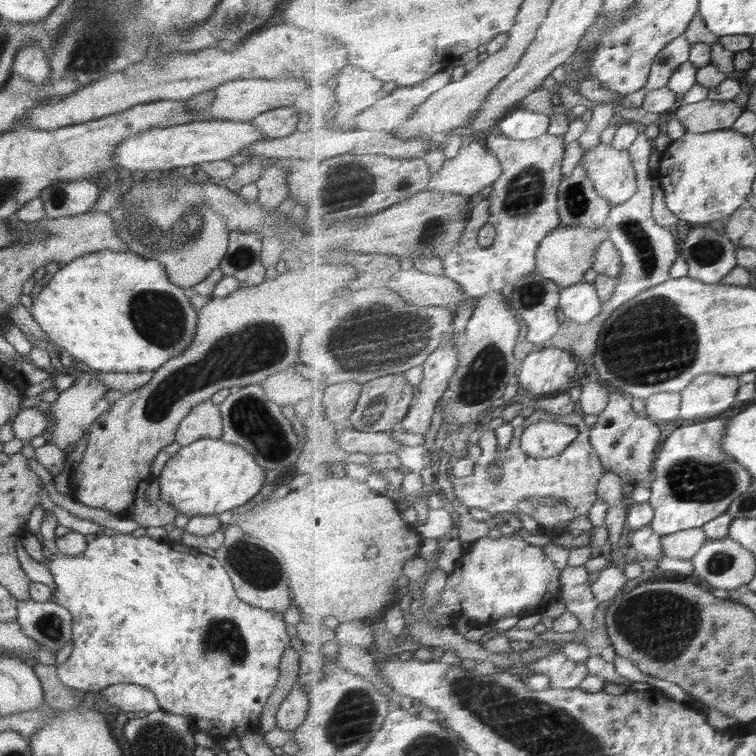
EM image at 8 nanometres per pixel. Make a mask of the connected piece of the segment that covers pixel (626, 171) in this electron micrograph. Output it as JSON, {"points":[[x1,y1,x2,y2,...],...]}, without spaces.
{"points":[[600,143,597,147,586,150,583,165,594,180,597,191,608,198,614,207,628,202,639,192,639,173,629,149,618,150,612,143]]}

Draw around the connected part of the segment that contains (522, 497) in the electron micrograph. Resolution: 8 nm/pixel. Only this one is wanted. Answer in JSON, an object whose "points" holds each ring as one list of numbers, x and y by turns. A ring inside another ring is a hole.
{"points":[[538,409,525,419,524,423,517,426,508,449,498,453,498,434,496,429,485,431,479,440,479,446,483,455,477,460,474,474,466,478,453,478,457,500,464,502,472,508,482,508,493,515,504,515,512,518,521,512,535,518,543,532,557,537,568,531,568,524,573,520,590,514,594,504,598,502,599,484,606,476,607,469,603,465,598,452,591,442,591,430,586,420,578,413,569,415,557,415,546,409],[540,421,560,421,573,424,579,428,579,437,574,443,559,456,550,459,538,459,528,455,522,449,522,437,525,430],[492,467,503,468,504,476,497,481,489,471],[546,480,546,484,544,484],[544,486,546,486,546,498,559,498,556,504,544,503]]}

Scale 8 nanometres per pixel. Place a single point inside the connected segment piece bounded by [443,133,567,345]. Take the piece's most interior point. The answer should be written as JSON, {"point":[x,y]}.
{"point":[524,206]}

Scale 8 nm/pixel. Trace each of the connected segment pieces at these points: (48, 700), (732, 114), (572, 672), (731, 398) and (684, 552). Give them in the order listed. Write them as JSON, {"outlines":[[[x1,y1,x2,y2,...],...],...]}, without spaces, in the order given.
{"outlines":[[[37,662,33,669,43,688,43,700,47,707,55,710,71,710,83,703,84,691,68,688,56,674,55,665]],[[708,99,696,104,682,105,674,117,686,124,688,132,707,133,716,130,733,129,739,118,748,110,729,100,722,102]],[[564,648,553,655,546,656,537,662,528,664,538,674,547,674,551,678,552,688,575,689,590,674,587,663,570,660]],[[715,373,696,378,692,385,682,392,682,418,714,418,732,408,742,388,742,382,738,380,738,377]],[[703,527,666,535,663,537,665,556,692,560,708,541,707,532]]]}

